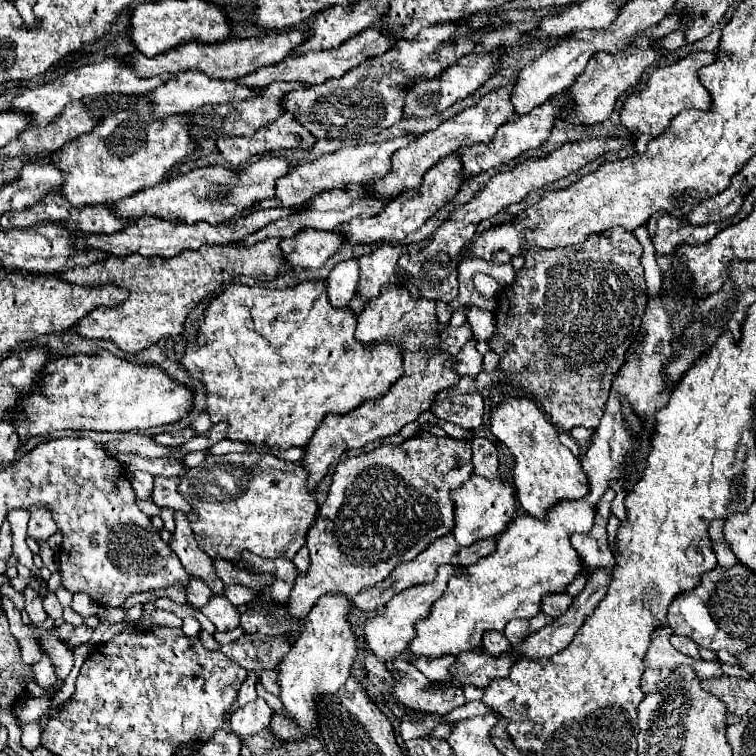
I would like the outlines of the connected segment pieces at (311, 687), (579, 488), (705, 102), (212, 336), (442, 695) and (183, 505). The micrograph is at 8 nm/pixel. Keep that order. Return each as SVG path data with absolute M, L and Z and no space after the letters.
M324 595L310 609L304 621L304 631L300 633L290 653L280 663L280 675L278 675L278 685L282 689L280 699L294 721L284 719L280 715L272 717L270 729L278 739L292 741L316 733L318 721L312 699L318 695L336 693L350 677L352 665L358 657L356 633L352 631L352 623L348 621L350 613L352 613L352 603L344 595Z
M506 397L490 409L490 431L516 459L514 485L516 497L528 515L544 519L546 511L560 499L580 499L588 495L588 483L580 459L558 439L556 425L536 405L532 397Z
M716 51L706 53L690 53L688 57L680 59L678 63L672 63L668 67L654 69L652 75L648 77L644 89L638 95L630 95L622 107L620 119L622 125L630 129L630 133L636 137L636 151L642 151L646 143L658 135L662 135L668 127L670 121L684 109L698 109L698 111L710 111L712 109L712 97L706 91L706 87L698 79L698 71L710 63L716 61Z
M302 281L294 287L286 287L286 289L266 289L266 287L248 287L248 285L238 285L238 283L232 283L222 295L218 295L210 307L206 309L204 313L204 319L200 319L200 333L196 337L194 343L190 343L186 347L186 353L182 357L182 365L188 369L188 373L196 375L200 381L206 383L206 389L208 389L208 399L206 399L206 411L210 413L210 419L212 423L218 423L218 421L228 421L228 439L240 439L240 441L252 441L256 445L260 443L270 443L270 445L278 445L282 449L286 447L292 447L292 445L306 445L312 437L312 433L316 431L316 425L320 425L322 417L332 411L332 413L348 413L352 411L354 407L358 407L362 401L366 399L378 399L380 395L384 395L388 391L388 387L398 379L402 377L404 373L404 359L402 359L402 349L396 341L396 337L386 337L382 341L374 341L374 343L360 343L356 341L354 337L354 329L356 329L356 321L358 321L358 315L348 309L348 307L342 307L342 309L336 309L330 305L328 301L328 295L326 295L326 281Z
M404 655L394 659L394 667L404 673L402 677L398 677L400 681L394 687L396 699L404 705L418 711L436 711L446 715L466 703L462 689L442 691L438 687L432 687L432 681L426 679L418 669L414 669L414 665L404 659Z
M154 477L154 493L152 493L152 501L160 507L172 507L172 509L180 509L186 515L196 515L196 511L192 509L192 505L180 495L178 491L180 479L176 477Z

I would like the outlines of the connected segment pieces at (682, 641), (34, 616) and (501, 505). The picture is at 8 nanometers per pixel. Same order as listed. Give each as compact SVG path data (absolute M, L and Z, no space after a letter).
M672 635L672 637L670 637L670 643L672 643L680 653L684 653L684 655L688 655L688 657L692 657L692 659L700 659L698 645L696 645L692 639L682 637L682 635Z
M26 587L24 589L24 599L26 599L26 613L30 617L30 621L34 625L40 625L48 619L44 607L42 607L42 597L32 589L32 587Z
M472 475L460 489L450 493L452 503L454 503L454 529L452 535L454 539L462 545L468 547L476 541L482 539L490 539L490 537L500 537L504 533L504 529L508 527L508 523L512 521L514 515L514 489L510 487L510 483L504 481L488 481L482 477Z

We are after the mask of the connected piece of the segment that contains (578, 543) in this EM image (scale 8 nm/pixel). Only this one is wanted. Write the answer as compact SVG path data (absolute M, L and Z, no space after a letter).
M608 489L608 493L602 497L602 503L598 503L598 513L596 513L596 523L590 533L586 535L572 535L572 545L580 553L584 567L588 571L596 567L612 567L614 557L608 549L606 541L606 525L610 517L610 503L616 497L614 489Z

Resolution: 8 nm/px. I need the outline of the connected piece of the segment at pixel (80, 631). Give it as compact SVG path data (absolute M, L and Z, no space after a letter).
M78 625L78 627L74 629L74 633L72 633L72 637L68 637L66 641L68 641L70 649L74 649L76 645L88 643L90 635L92 635L92 627L88 627L88 625Z

